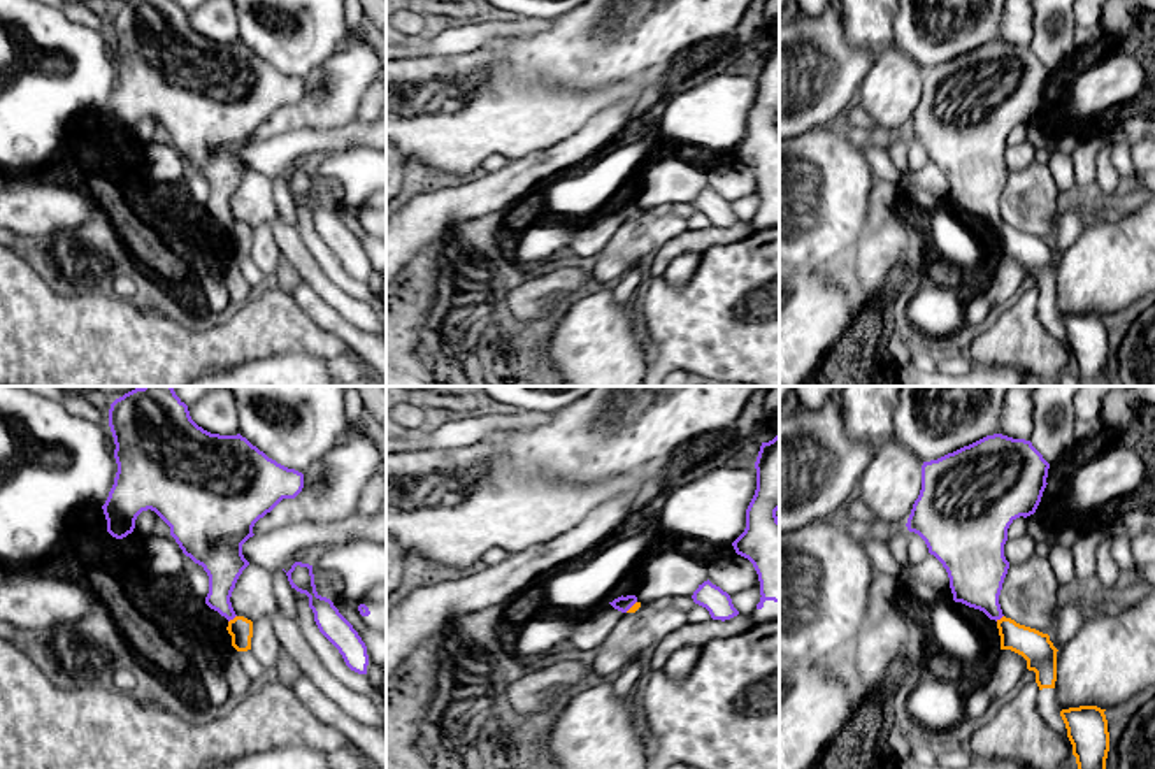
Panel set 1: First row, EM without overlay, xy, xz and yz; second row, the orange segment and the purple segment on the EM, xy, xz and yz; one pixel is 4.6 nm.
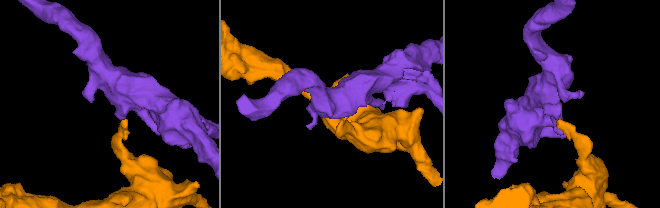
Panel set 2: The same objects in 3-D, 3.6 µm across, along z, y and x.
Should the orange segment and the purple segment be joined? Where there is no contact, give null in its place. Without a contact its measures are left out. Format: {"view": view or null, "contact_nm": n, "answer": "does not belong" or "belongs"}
{"view": "xy", "contact_nm": 50, "answer": "does not belong"}

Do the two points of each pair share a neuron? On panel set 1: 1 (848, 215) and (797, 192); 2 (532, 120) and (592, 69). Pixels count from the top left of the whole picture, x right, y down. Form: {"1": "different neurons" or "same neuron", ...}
{"1": "same neuron", "2": "different neurons"}

